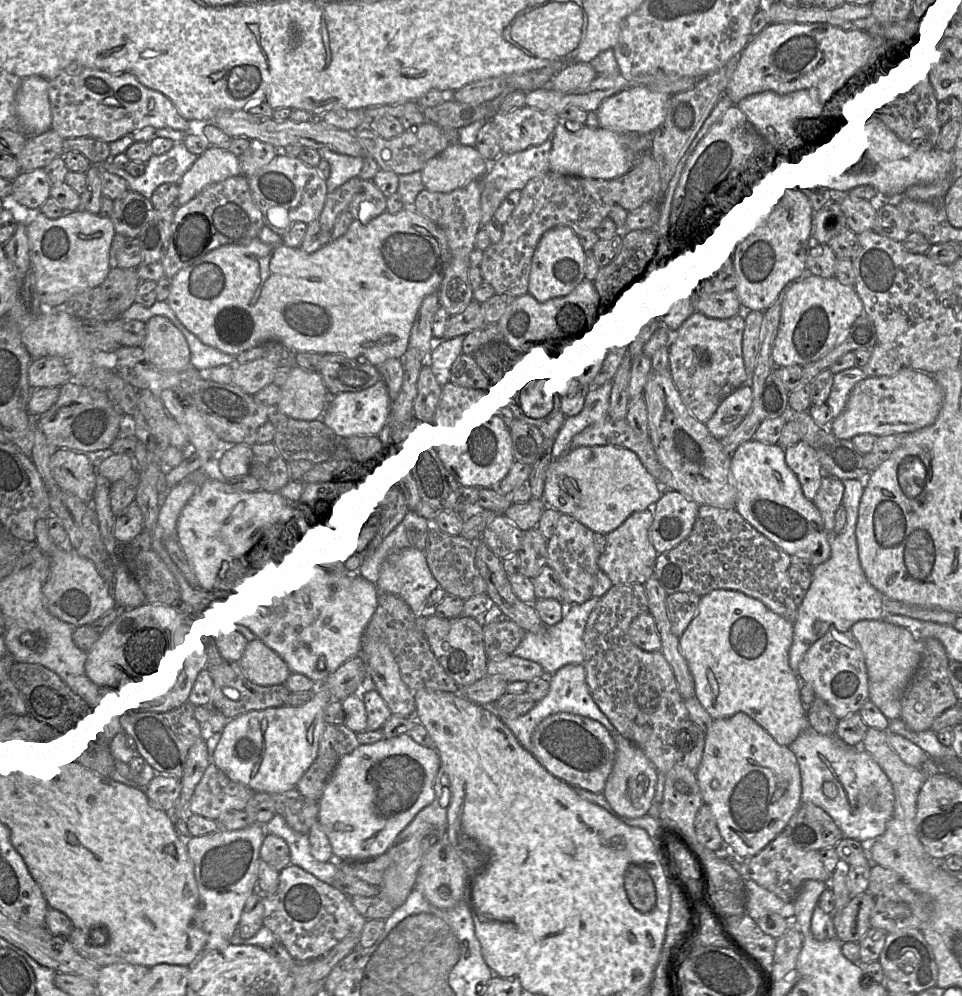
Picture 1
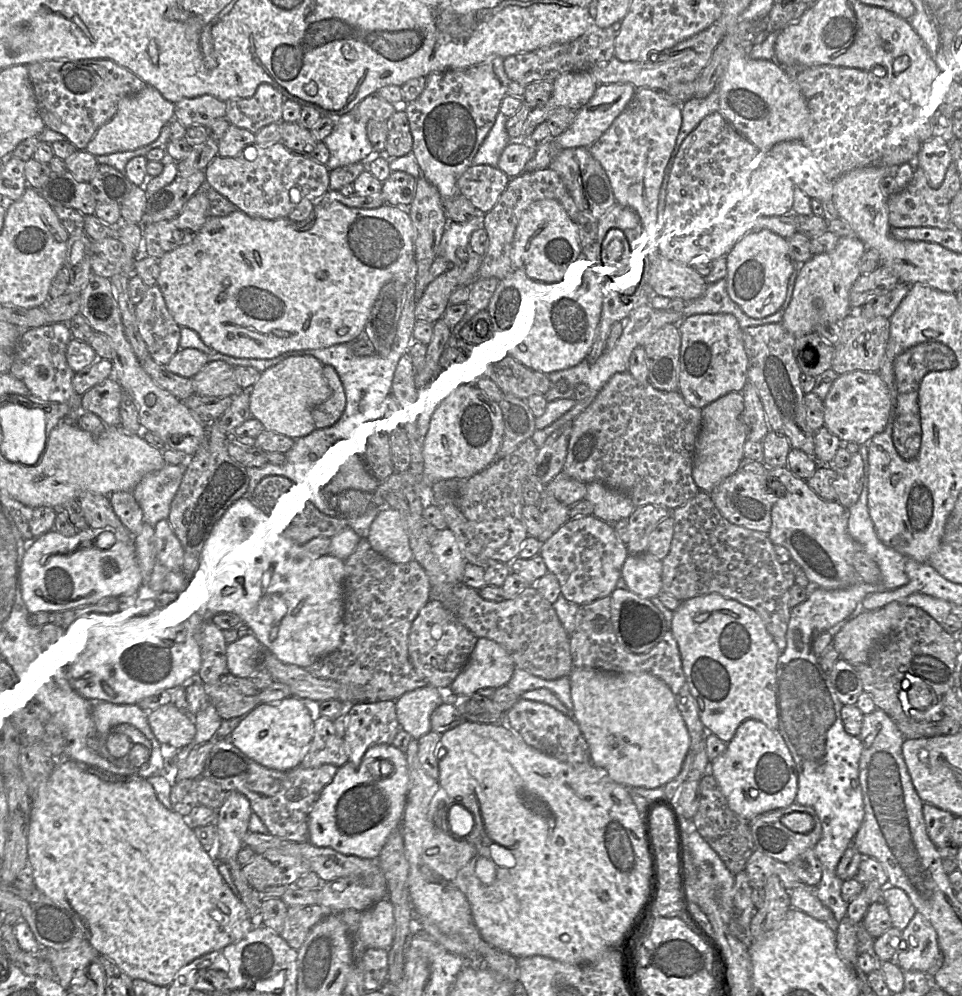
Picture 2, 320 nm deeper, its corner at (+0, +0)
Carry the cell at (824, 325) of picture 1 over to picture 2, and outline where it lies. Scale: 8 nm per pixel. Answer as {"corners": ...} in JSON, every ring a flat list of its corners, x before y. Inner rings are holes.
{"corners":[[855,236,840,237,836,247,828,253,813,254,809,259,799,262,790,302,782,317,782,325,796,338,814,332,815,326,824,321,840,322,850,313,849,294,852,285,861,275,859,260,866,250,862,241]]}

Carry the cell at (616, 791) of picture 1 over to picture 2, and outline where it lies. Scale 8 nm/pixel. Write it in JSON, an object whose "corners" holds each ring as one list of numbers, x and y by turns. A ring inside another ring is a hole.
{"corners":[[574,668,570,674,572,717,588,743,591,763,607,771,613,781,625,787,642,787,654,789,662,787,675,778,684,762,690,746,690,735,683,717,677,707,676,699,669,686,656,676,649,673,610,673,592,668]]}

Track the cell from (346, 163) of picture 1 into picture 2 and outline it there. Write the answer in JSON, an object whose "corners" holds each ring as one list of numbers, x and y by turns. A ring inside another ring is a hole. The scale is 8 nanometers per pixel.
{"corners":[[357,106,335,120,332,132,323,140,330,152,328,169,357,162,368,162,377,154,371,140,368,122,357,115]]}

